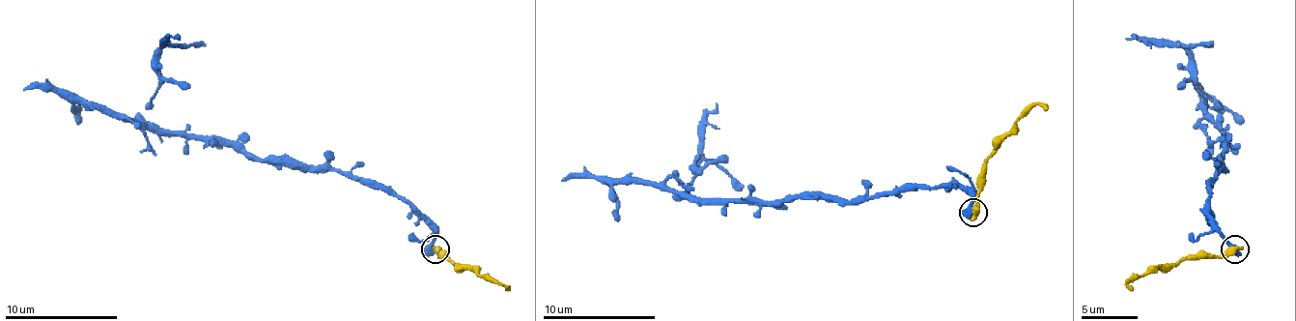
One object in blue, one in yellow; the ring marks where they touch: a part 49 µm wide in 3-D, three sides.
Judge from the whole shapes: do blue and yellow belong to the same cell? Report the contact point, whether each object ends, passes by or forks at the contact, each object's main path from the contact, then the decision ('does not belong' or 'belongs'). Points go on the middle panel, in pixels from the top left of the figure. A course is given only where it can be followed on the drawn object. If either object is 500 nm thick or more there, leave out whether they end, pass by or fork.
at (973, 213); blue runs (973, 212), (971, 195), (957, 187), (917, 187), (875, 198), (682, 198), (695, 175), (704, 119), (716, 102); yellow runs (973, 212), (985, 159), (1035, 105), (1047, 110); does not belong

